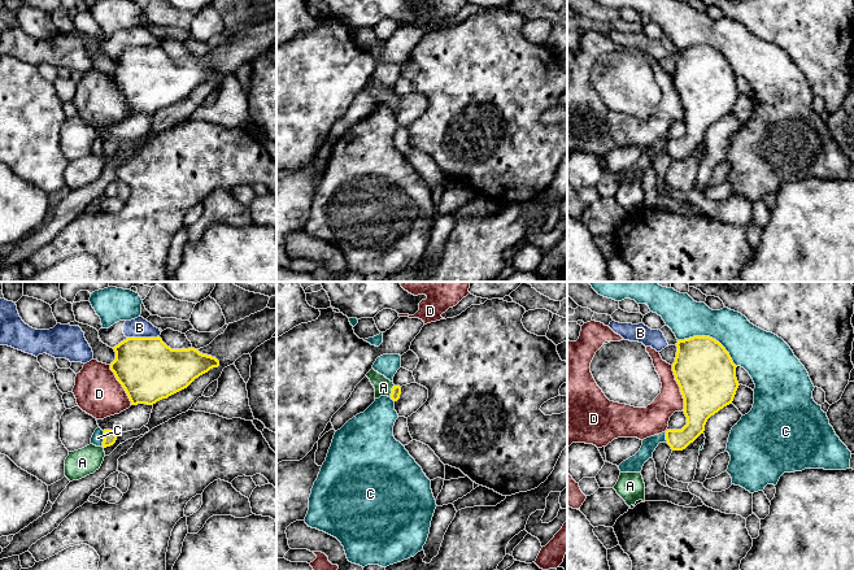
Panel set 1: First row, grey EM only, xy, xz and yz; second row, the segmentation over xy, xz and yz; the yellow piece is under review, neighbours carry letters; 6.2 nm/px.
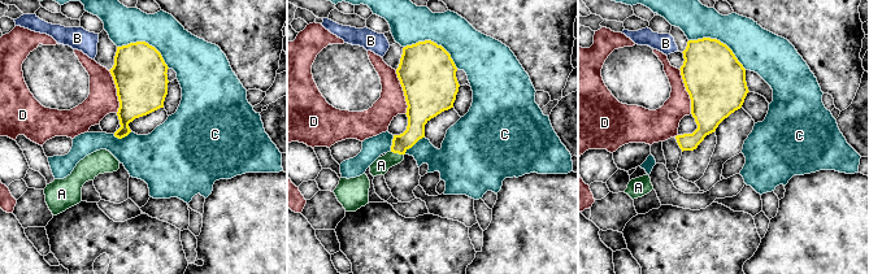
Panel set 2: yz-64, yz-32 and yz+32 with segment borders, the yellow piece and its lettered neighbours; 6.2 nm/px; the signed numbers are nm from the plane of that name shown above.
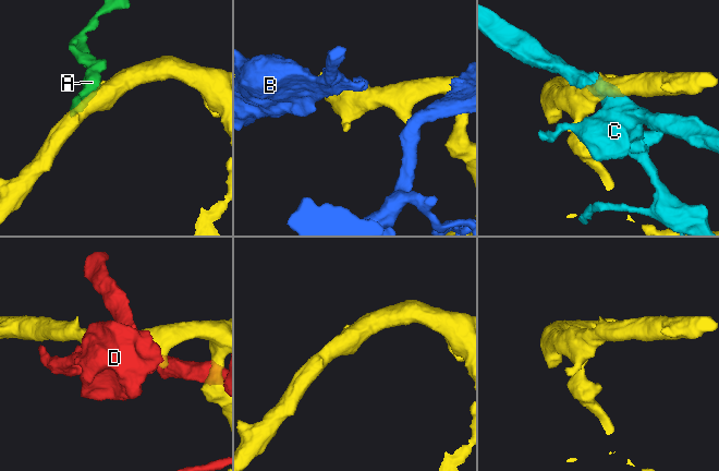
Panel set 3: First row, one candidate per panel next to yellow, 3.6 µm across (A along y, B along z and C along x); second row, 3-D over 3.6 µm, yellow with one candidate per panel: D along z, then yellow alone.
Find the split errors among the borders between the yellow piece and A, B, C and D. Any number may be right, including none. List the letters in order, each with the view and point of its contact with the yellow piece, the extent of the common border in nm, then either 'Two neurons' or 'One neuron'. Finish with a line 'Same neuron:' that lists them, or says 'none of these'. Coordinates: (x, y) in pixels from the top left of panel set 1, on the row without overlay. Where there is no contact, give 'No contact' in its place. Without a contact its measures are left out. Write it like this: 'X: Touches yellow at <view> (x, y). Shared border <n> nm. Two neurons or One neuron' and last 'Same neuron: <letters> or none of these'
A: Touches yellow at xz (392, 100). Shared border 80 nm. One neuron
B: Touches yellow at xy (143, 47). Shared border 200 nm. Two neurons
C: Touches yellow at yz (709, 46). Shared border 400 nm. Two neurons
D: Touches yellow at yz (679, 95). Shared border 280 nm. Two neurons
Same neuron: A

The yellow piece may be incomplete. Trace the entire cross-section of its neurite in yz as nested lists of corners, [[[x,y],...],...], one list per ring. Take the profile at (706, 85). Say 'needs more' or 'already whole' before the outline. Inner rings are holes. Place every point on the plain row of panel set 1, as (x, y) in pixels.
already whole; [[[693,45],[677,49],[677,61],[672,81],[684,108],[687,134],[681,139],[667,139],[666,149],[672,160],[683,160],[705,140],[707,129],[724,116],[732,113],[738,91],[736,74],[726,57],[710,45]]]

